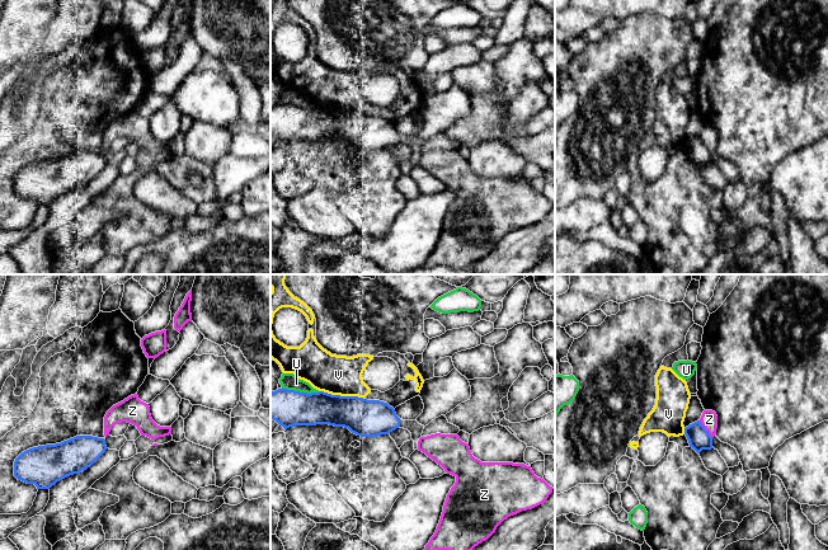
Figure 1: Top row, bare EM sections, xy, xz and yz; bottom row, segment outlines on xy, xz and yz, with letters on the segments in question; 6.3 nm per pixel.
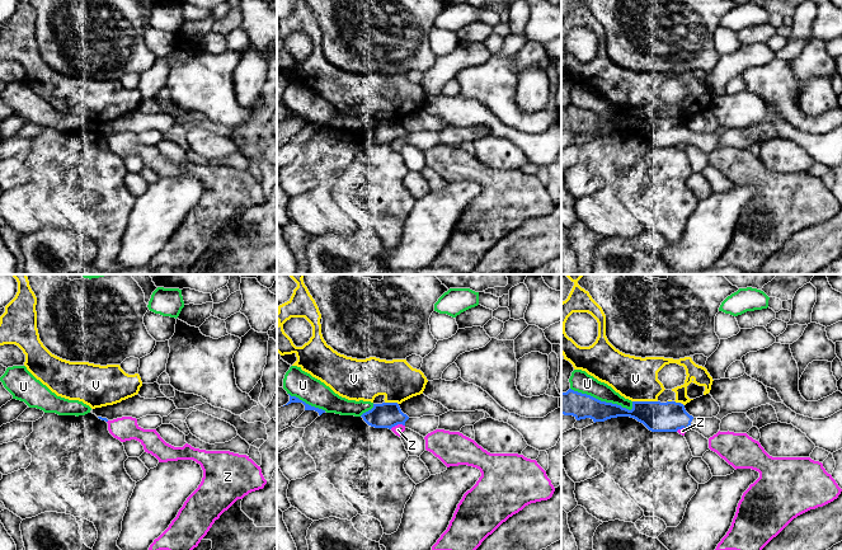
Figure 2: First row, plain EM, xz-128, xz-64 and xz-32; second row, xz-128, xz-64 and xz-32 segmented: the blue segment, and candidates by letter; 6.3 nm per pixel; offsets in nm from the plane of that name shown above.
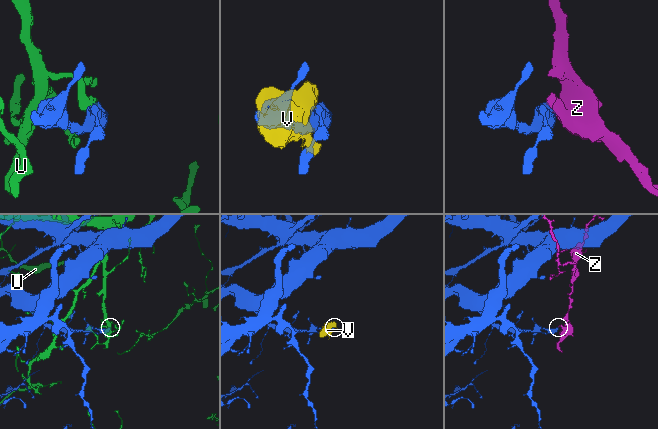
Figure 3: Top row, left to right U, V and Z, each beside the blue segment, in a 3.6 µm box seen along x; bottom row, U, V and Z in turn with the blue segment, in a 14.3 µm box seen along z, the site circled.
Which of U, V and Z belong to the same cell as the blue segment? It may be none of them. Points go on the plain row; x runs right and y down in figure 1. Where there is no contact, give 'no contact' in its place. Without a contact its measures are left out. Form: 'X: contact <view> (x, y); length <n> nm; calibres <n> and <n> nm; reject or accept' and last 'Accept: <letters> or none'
U: contact xz (301, 108); length 240 nm; calibres 240 and 100 nm; reject
V: contact xz (342, 112); length 300 nm; calibres 240 and 260 nm; reject
Z: contact yz (705, 145); length 140 nm; calibres 140 and 110 nm; reject
Accept: none

